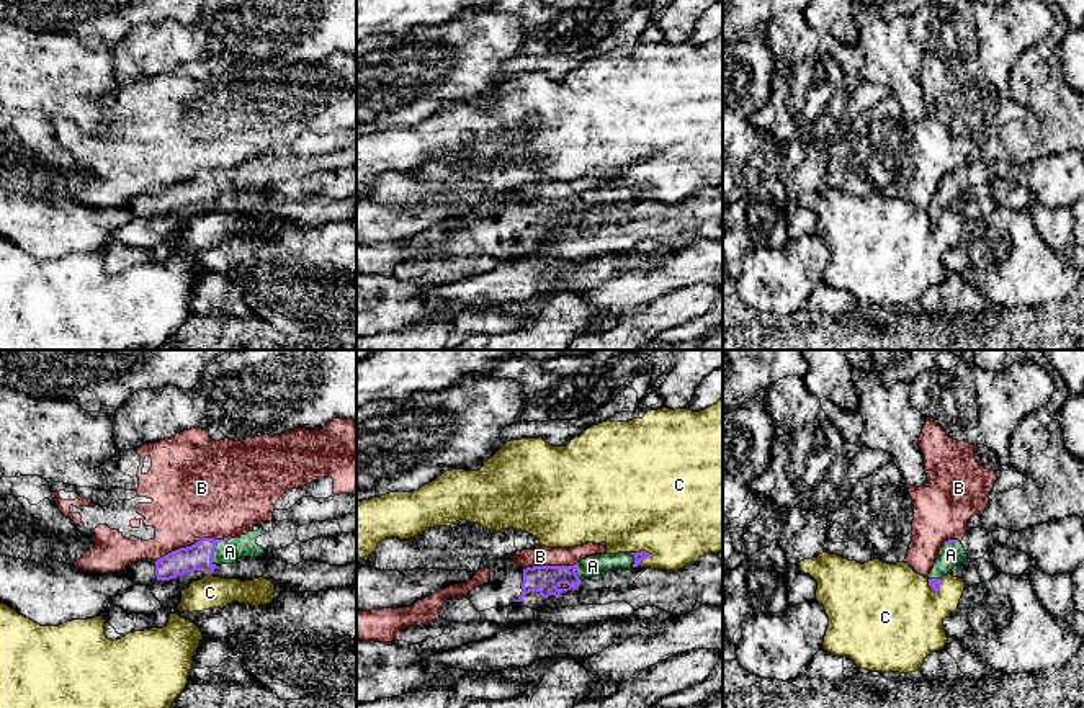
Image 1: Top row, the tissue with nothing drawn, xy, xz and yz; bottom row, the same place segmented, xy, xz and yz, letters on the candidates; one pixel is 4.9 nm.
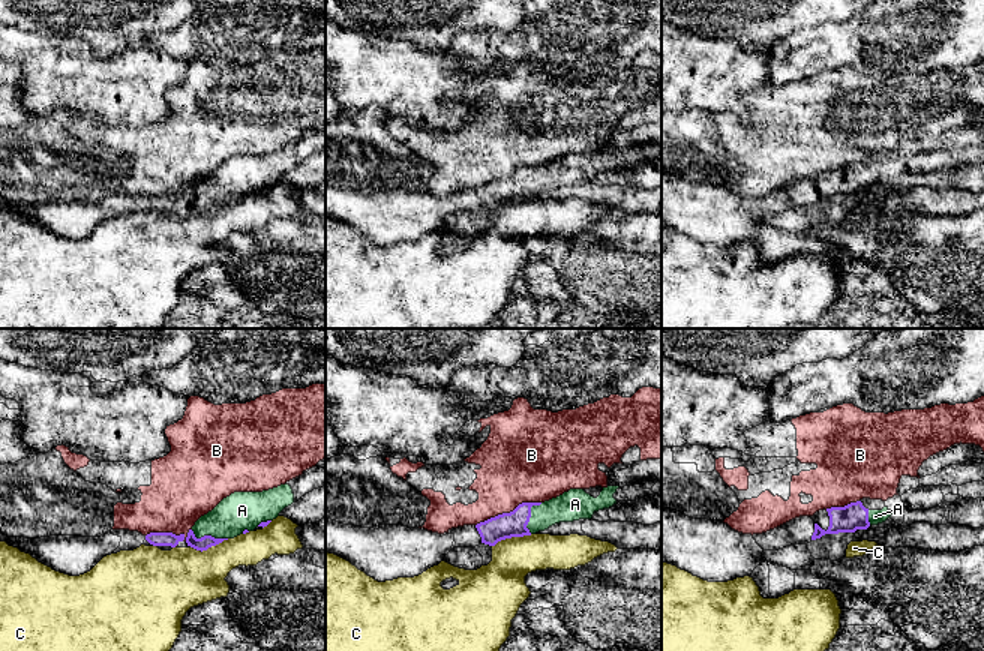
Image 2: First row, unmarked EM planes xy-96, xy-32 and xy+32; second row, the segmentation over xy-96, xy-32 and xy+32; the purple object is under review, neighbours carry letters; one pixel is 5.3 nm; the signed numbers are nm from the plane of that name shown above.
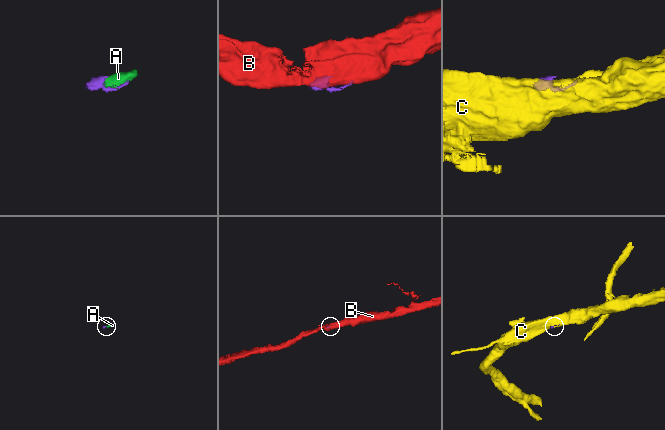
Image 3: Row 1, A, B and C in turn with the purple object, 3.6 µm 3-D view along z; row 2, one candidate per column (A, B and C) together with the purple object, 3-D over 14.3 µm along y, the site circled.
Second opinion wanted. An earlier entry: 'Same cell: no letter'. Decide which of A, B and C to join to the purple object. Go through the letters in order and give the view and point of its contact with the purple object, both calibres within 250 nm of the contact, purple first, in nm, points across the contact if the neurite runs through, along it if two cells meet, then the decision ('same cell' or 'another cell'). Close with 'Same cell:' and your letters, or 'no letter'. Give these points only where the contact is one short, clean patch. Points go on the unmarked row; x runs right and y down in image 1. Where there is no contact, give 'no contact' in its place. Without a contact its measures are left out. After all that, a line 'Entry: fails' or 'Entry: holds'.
A: meets purple in xy at (215, 182); 140 nm thick on the purple side, 110 nm on the other; same cell
B: meets purple in xy at (192, 179); 140 nm thick on the purple side, 440 nm on the other; border along xy (228, 172), (200, 172), (165, 187), (156, 195); another cell
C: meets purple in xz at (641, 185); 50 nm thick on the purple side, 500 nm on the other; another cell
Same cell: A
Entry: fails

